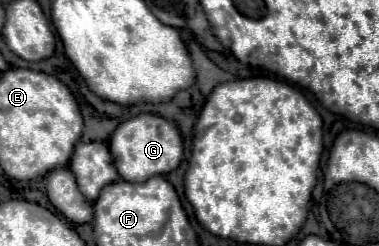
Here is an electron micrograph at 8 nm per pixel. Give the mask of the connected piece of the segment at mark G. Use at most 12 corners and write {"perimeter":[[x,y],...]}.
{"perimeter":[[140,113],[110,141],[124,181],[146,181],[180,165],[174,123]]}

